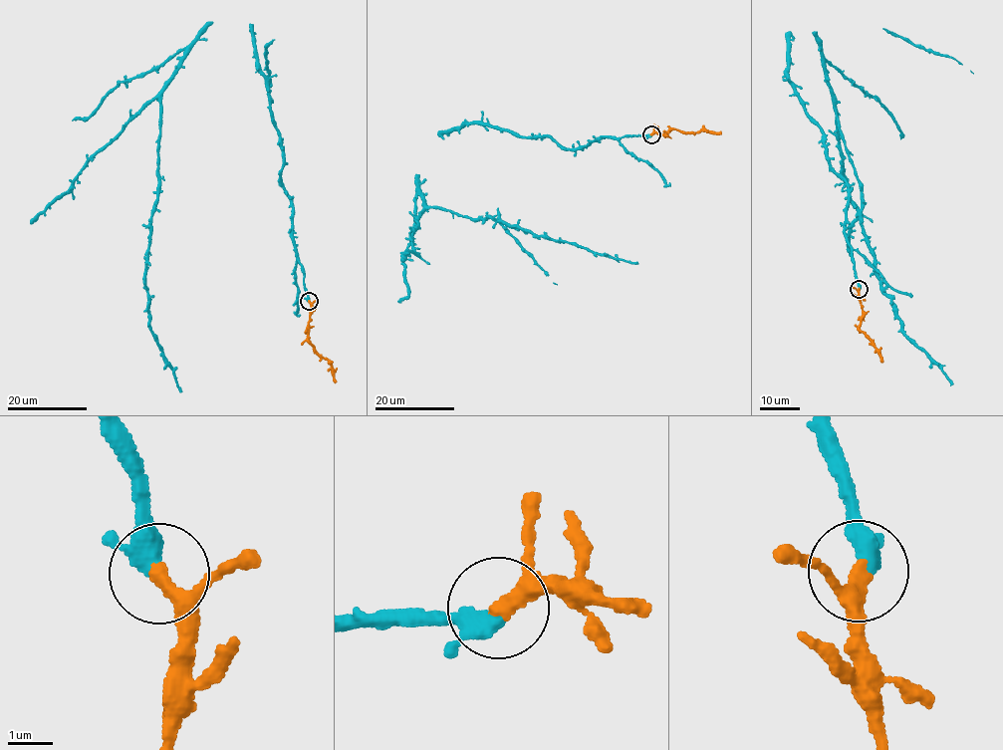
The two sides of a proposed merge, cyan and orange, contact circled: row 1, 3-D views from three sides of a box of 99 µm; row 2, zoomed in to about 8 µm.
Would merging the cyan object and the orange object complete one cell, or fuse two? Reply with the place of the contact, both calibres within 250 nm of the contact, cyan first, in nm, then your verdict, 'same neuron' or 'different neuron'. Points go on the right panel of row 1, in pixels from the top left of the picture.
at (859, 289); 360 nm thick on the cyan side, 260 nm on the other; same neuron

